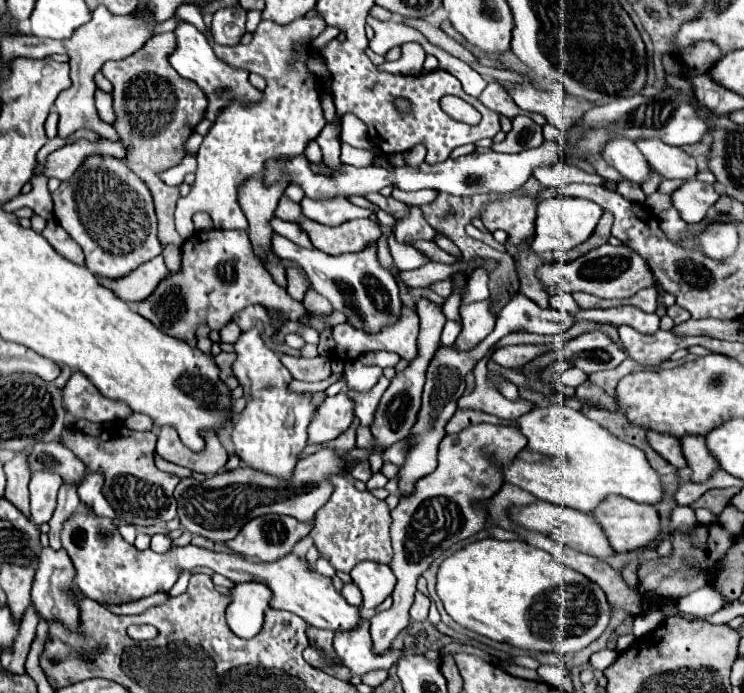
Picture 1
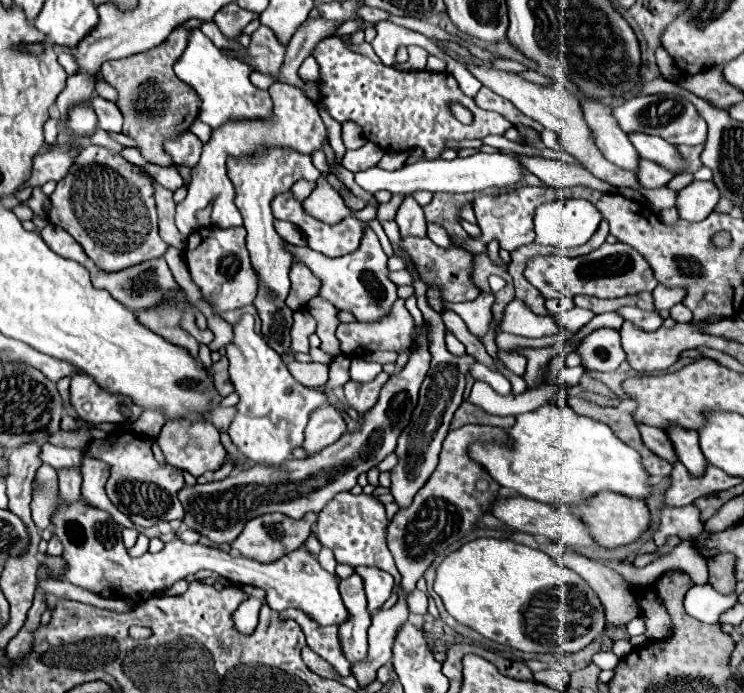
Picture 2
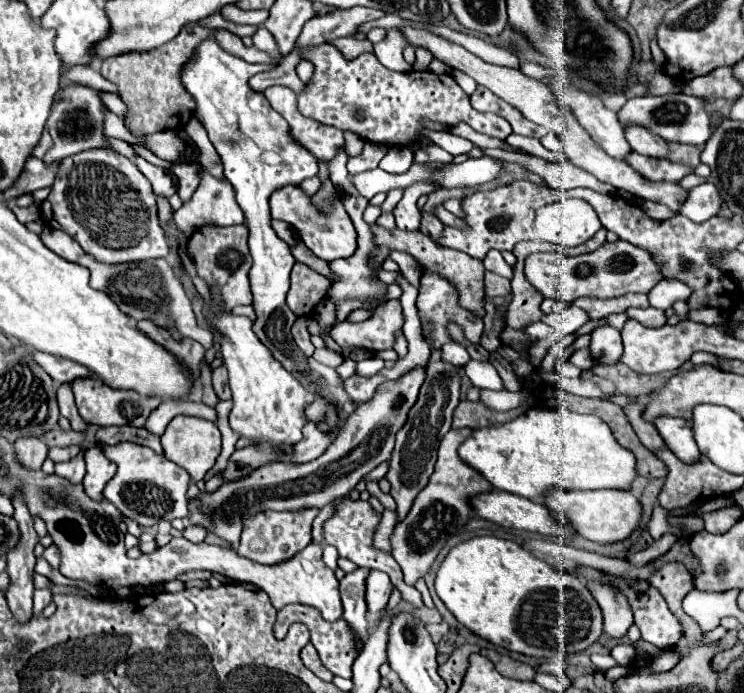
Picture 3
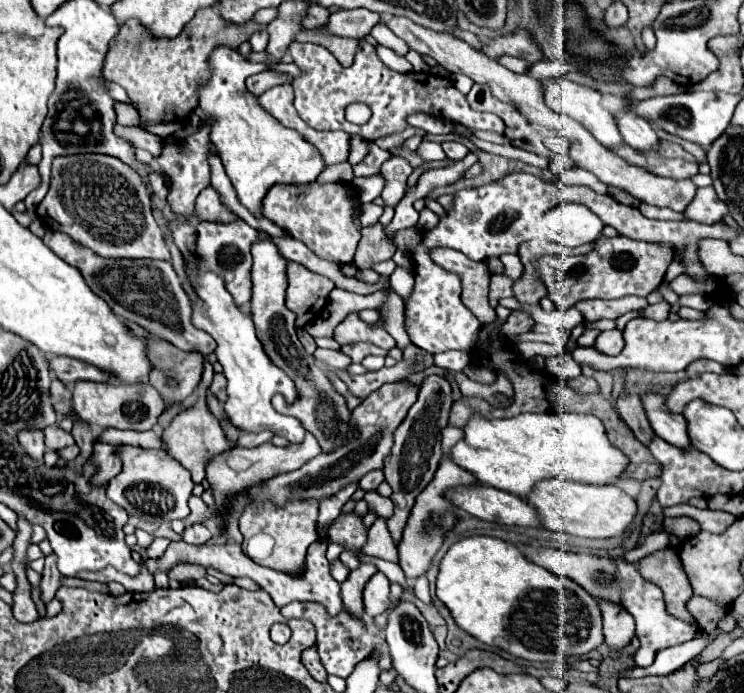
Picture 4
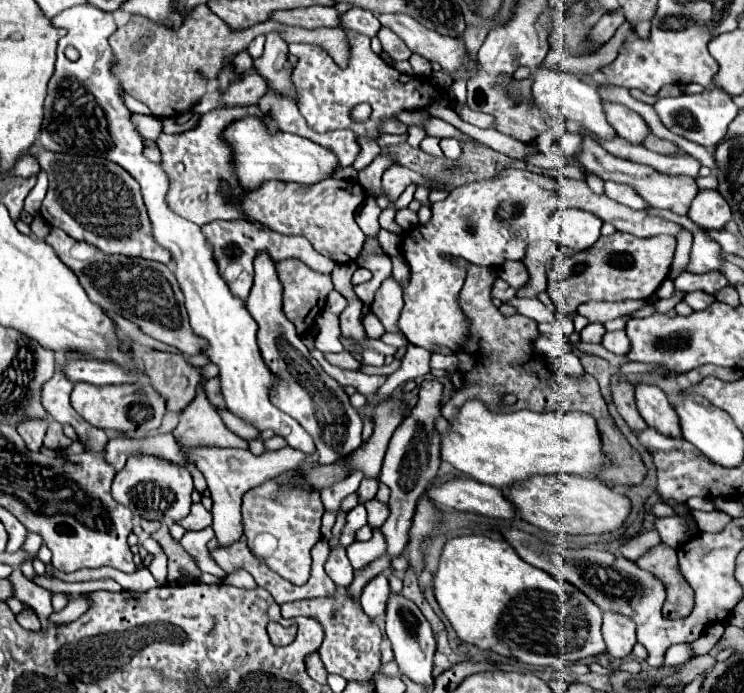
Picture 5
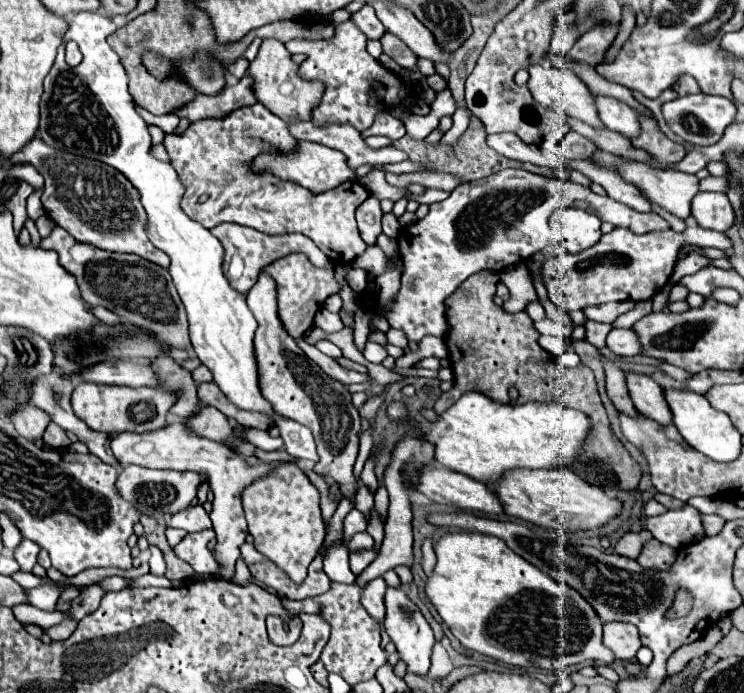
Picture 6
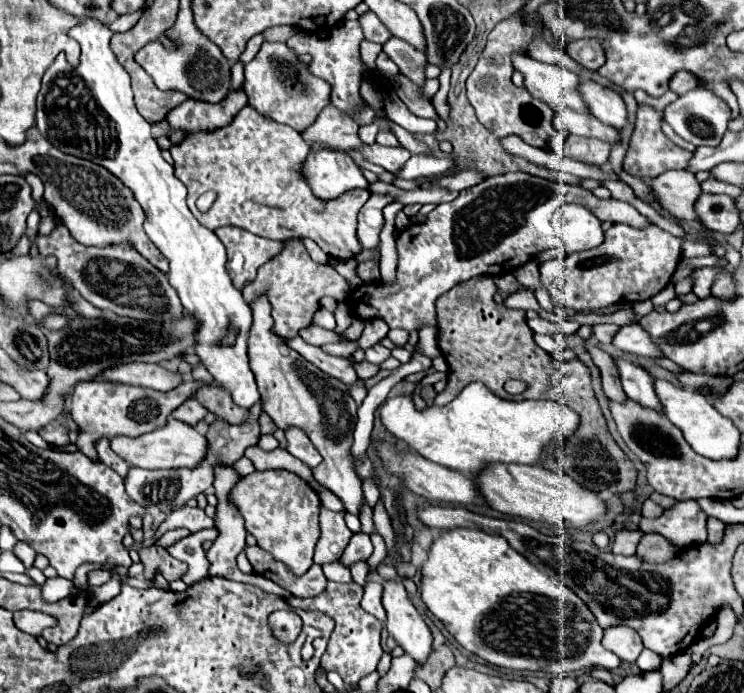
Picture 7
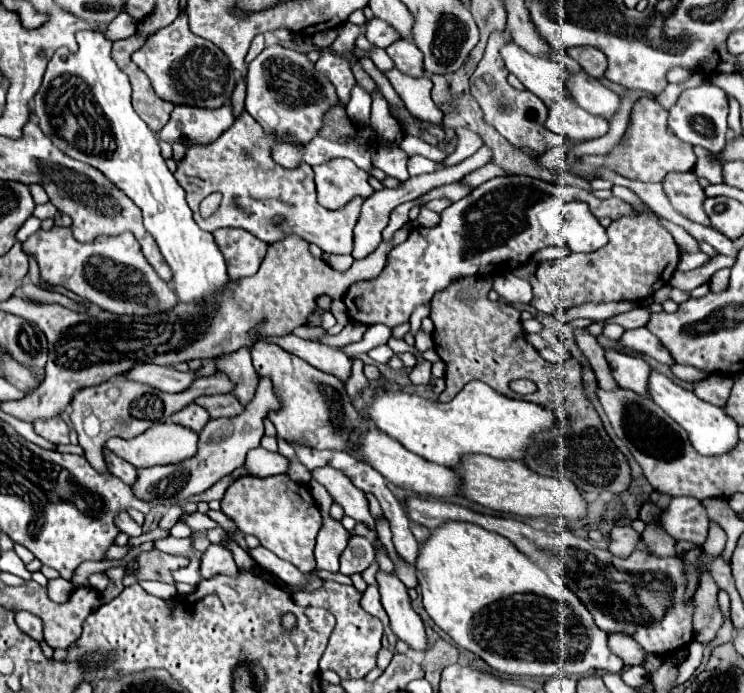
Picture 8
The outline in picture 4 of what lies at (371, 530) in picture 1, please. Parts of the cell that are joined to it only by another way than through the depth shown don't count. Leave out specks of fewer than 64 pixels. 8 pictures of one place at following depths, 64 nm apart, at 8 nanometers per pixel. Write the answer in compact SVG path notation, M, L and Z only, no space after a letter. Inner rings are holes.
M346 514L334 520L334 524L328 530L330 542L340 542L344 548L358 550L366 542L366 528L362 524L362 518L356 514ZM362 556L362 562L372 562L372 564L376 564L378 570L388 576L390 582L398 582L402 588L408 588L406 578L404 578L404 572L402 572L402 568L400 568L398 564L392 564L392 562L380 560L380 558L370 558L370 556Z

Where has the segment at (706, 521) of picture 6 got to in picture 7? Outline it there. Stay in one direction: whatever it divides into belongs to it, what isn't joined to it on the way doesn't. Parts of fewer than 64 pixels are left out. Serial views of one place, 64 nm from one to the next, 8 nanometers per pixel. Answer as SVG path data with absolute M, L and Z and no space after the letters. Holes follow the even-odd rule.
M708 518L708 544L720 544L725 524L718 518Z

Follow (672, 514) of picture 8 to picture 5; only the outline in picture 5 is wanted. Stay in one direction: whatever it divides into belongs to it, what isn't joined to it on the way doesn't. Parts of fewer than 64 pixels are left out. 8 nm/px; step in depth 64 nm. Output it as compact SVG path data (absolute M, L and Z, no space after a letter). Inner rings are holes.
M674 514L674 516L666 516L666 518L656 518L654 522L656 532L660 534L660 540L672 548L678 548L688 536L688 522L686 516Z

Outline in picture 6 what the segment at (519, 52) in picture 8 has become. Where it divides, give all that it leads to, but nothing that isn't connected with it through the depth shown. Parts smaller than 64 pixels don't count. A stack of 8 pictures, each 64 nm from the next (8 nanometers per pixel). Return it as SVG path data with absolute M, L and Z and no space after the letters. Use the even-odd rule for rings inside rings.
M528 64L526 70L530 74L528 90L540 104L544 104L546 108L550 108L550 110L554 110L558 114L576 116L578 120L584 120L586 124L592 124L594 128L602 128L600 118L596 116L594 98L592 98L588 86L572 70L562 70L562 68L556 68L556 66L544 68L542 64Z

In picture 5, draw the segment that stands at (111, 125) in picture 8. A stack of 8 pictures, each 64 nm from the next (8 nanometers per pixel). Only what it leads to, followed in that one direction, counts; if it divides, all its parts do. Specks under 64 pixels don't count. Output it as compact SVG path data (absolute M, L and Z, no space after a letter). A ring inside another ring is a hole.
M76 6L76 8L68 8L64 10L60 16L52 18L54 24L58 26L68 26L68 32L64 38L60 38L58 42L58 60L56 60L56 68L54 74L48 82L48 96L44 100L44 122L42 122L42 130L38 136L38 142L52 150L52 152L76 152L76 154L84 154L84 156L104 156L106 160L122 166L142 188L142 196L144 196L144 204L148 208L148 216L152 222L152 236L156 240L156 244L160 244L162 248L166 248L172 254L174 260L174 276L178 280L178 286L184 294L184 302L186 302L186 310L190 316L190 326L192 332L200 338L204 338L208 344L206 348L202 348L202 354L218 366L218 378L220 378L220 388L226 400L226 406L232 414L240 416L242 420L250 422L252 426L260 428L260 430L268 430L272 428L278 436L284 436L284 440L288 442L288 446L314 454L314 440L312 436L288 414L276 410L270 400L268 400L268 392L270 386L276 382L276 378L272 376L272 372L268 372L258 344L256 344L256 330L258 324L256 320L250 316L250 312L246 310L246 304L234 296L228 288L228 284L224 282L224 278L218 274L218 264L214 260L214 248L208 244L202 228L182 216L178 216L166 202L166 194L170 190L170 176L164 172L164 168L156 162L150 162L148 158L144 158L142 150L144 150L144 136L138 132L138 128L132 124L132 112L126 108L124 98L122 98L122 84L114 74L114 54L112 48L108 44L108 36L116 32L116 22L112 18L112 14L108 12L100 12L96 6ZM66 46L74 46L80 52L80 60L70 62L64 56L64 48Z

